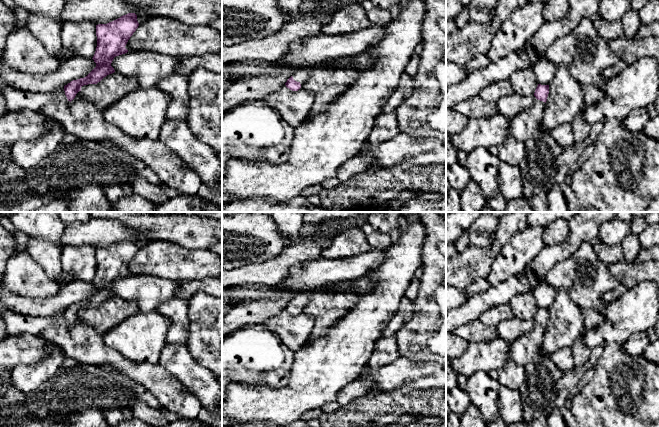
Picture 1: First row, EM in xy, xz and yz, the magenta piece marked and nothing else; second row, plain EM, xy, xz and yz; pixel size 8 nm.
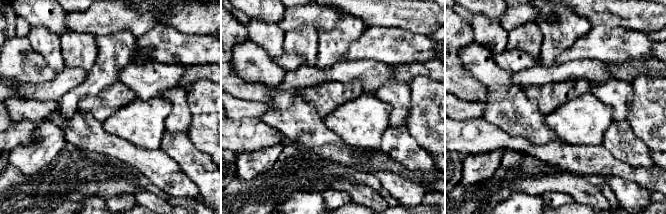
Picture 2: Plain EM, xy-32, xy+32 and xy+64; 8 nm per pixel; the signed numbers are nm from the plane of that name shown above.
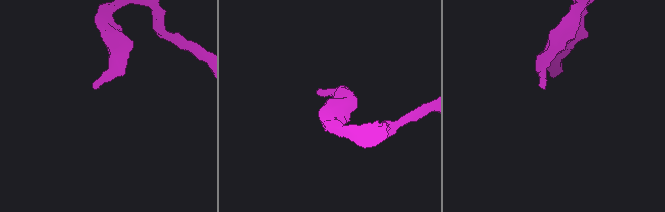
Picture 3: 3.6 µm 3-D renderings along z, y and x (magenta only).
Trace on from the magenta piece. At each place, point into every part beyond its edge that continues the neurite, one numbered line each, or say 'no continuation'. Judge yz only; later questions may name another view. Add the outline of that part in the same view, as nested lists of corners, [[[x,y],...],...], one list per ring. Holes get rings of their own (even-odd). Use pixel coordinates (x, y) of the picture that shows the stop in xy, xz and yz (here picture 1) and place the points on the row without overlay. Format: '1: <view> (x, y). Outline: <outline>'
1: yz (526, 349). Outline: [[[536,323],[531,331],[510,343],[510,358],[523,366],[544,360],[546,357],[541,352],[541,345],[545,330],[545,326]]]

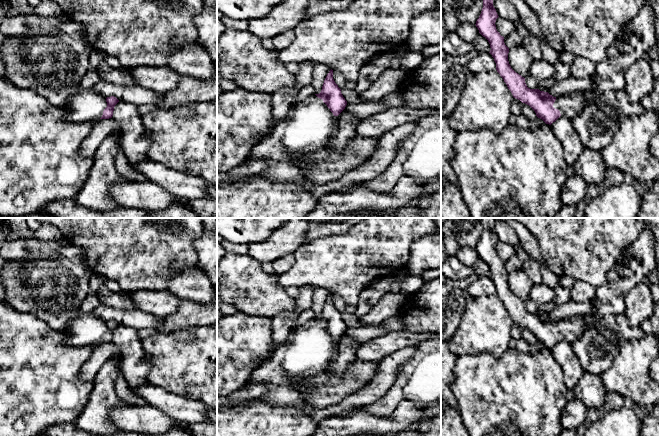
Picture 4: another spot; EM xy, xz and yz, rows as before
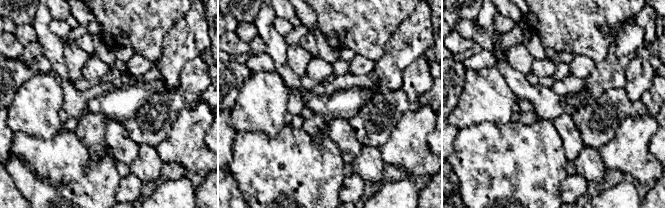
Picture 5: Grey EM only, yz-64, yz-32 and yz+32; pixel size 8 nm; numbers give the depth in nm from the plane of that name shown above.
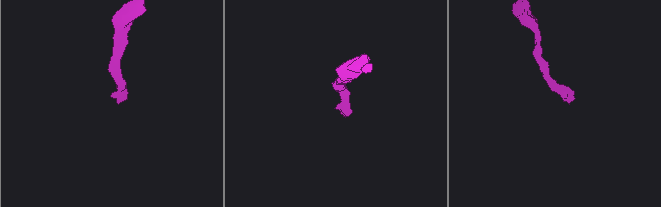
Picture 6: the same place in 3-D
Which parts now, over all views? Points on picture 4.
1: xz (310, 349). Outline: [[[316,319],[301,325],[287,339],[284,345],[277,348],[272,357],[261,362],[252,372],[244,387],[263,383],[265,391],[259,398],[262,402],[278,407],[295,407],[308,411],[307,396],[293,385],[295,378],[310,378],[325,371],[337,355],[337,342],[322,323]]]

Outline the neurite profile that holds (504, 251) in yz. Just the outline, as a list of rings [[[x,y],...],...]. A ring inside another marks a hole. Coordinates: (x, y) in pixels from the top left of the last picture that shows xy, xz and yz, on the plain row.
[[[498,241],[496,243],[495,249],[496,249],[497,255],[504,262],[508,261],[509,259],[511,259],[516,254],[516,251],[512,246],[510,246],[507,243],[503,243],[501,241]]]

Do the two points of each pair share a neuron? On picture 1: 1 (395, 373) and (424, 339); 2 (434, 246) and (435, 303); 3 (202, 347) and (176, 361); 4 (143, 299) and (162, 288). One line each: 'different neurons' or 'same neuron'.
1: different neurons
2: same neuron
3: different neurons
4: same neuron

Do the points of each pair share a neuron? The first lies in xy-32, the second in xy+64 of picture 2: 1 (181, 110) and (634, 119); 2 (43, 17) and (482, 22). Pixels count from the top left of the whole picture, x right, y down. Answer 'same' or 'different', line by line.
1: different
2: different

